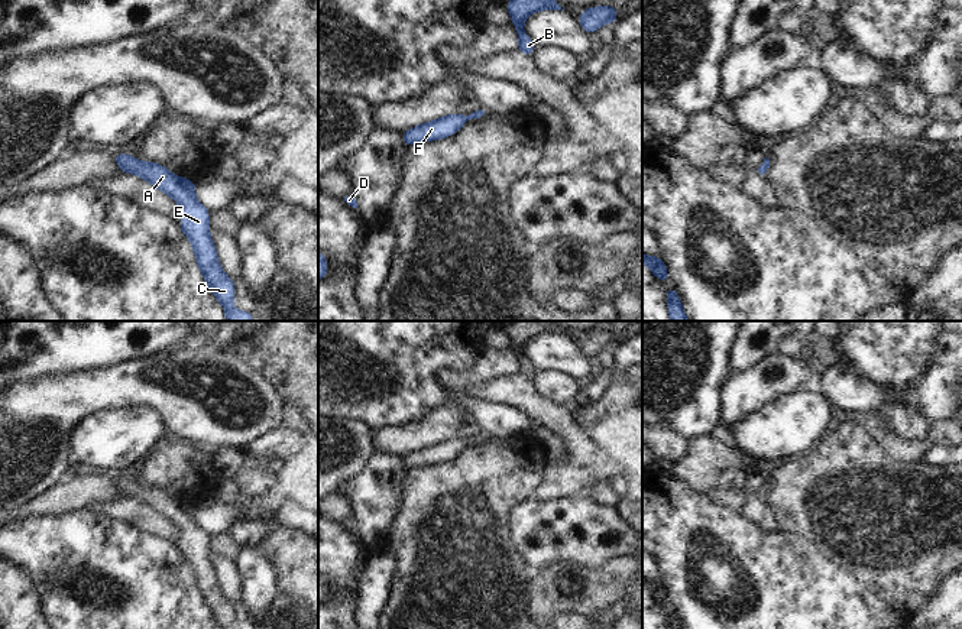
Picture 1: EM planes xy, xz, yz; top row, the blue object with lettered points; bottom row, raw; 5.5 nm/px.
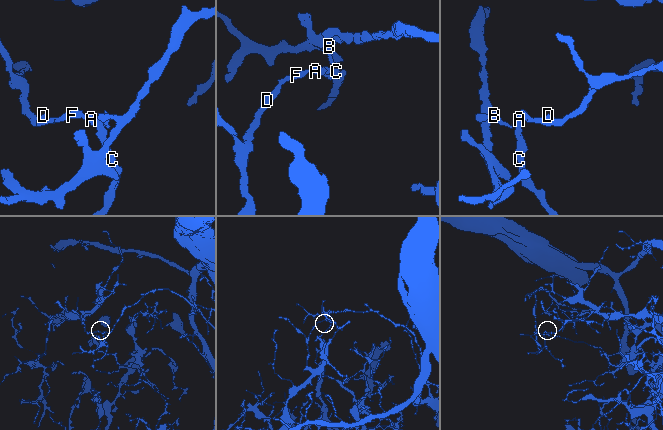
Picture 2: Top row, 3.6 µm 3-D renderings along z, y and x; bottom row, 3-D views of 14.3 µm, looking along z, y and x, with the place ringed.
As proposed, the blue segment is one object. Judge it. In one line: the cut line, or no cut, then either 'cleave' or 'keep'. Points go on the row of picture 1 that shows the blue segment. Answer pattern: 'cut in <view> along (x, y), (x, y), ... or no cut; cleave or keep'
no cut; keep

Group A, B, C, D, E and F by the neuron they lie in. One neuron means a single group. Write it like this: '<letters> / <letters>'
A B C D E F

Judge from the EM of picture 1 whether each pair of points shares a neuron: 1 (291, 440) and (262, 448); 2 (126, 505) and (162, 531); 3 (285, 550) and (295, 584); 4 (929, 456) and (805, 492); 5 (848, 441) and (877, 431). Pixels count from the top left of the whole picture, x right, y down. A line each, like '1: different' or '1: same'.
1: same
2: same
3: same
4: different
5: different

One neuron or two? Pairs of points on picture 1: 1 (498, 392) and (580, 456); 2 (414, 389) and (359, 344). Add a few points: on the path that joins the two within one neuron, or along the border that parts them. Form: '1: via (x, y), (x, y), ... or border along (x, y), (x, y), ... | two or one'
1: via (521, 395), (550, 415), (567, 433) | one
2: via (401, 383), (372, 354) | one

